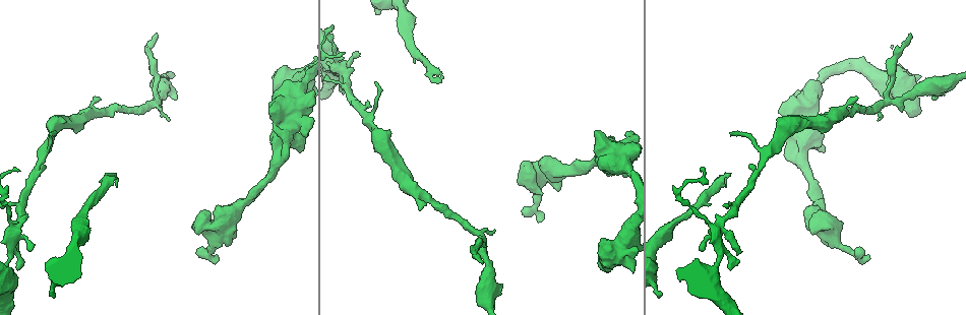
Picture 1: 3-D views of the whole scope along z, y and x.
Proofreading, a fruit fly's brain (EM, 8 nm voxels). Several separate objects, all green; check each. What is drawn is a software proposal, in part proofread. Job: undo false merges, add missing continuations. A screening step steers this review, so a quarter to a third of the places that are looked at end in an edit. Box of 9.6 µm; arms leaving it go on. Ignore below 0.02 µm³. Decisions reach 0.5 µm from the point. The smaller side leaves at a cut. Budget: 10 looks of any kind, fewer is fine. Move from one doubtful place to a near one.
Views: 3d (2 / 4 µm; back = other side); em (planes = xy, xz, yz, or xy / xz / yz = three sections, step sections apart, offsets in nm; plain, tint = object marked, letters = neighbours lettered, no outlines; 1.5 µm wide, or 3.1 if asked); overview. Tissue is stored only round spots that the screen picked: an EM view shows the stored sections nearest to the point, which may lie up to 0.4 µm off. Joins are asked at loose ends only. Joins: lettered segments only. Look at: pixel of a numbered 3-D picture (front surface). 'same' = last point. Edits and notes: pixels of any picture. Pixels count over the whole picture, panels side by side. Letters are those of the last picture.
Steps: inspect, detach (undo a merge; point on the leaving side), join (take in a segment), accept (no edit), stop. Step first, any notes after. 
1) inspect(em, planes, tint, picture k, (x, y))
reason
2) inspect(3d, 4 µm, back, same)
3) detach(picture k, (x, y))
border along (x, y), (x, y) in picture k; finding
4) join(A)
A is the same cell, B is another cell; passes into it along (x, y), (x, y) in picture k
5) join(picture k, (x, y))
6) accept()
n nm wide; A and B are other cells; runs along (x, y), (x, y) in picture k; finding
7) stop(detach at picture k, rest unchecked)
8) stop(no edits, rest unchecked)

inspect(em, xy, step 8, tint, picture 1, (49, 134))
free end

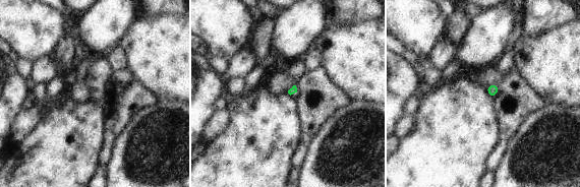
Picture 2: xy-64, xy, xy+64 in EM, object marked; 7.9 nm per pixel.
inspect(em, planes, letters, same)
cut it another way

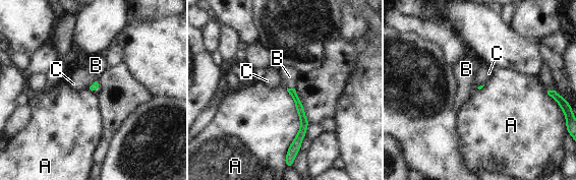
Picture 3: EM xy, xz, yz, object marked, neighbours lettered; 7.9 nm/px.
join(B)
B is the same cell, A and C are other cells; passes into it along (299, 107), (290, 88), (289, 76) in picture 3; it goes on there

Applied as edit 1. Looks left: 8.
inspect(em, yz, step 8, tint, picture 1, (300, 150))
thick end

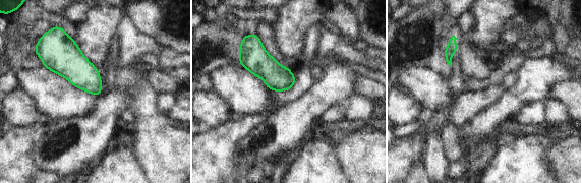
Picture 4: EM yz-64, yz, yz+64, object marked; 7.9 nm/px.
inspect(em, xz, step 4, tint, same)
cut it another way

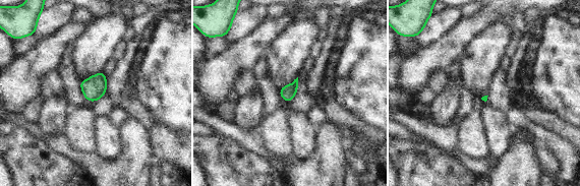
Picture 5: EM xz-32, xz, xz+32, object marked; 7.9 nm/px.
inspect(em, xz, step 4, letters, same)
see the neighbours

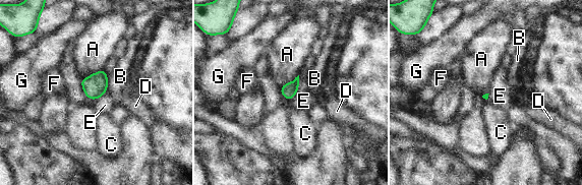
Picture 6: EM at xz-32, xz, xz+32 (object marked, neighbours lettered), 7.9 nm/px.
accept()
A, B, C, D, E, F and G are other cells; border along (103, 68), (80, 78) in picture 6; none of them fits

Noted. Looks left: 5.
inspect(3d, 2 µm, back, picture 1, (914, 92))
calibre changes

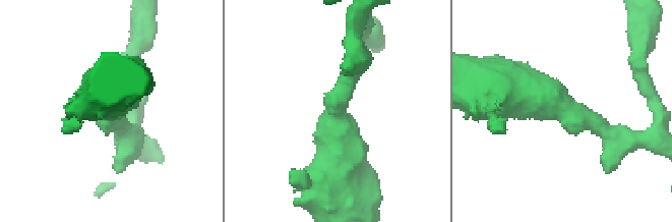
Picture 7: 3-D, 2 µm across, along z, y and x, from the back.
inspect(em, planes, letters, picture 7, (561, 105))
need the tissue

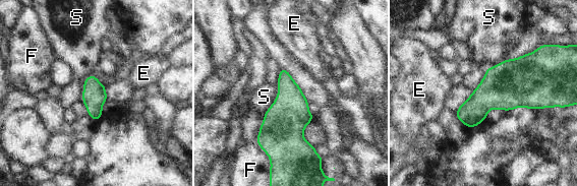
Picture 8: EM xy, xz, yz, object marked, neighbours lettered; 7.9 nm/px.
accept()
E, F and S are other cells; border along (277, 83), (277, 97), (264, 115) in picture 8; continuous, no second neuron

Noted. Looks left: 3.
inspect(em, planes, letters, picture 1, (911, 34))
branch stops here

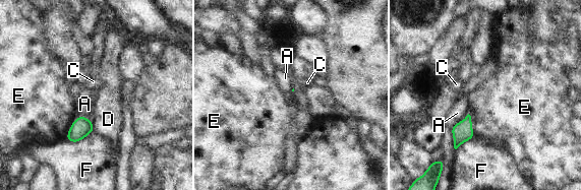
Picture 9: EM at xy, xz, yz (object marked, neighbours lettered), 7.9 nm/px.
accept()
A, C, D, E and F are other cells; none of them fits

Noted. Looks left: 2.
stop(join at picture 3, rest unchecked)

